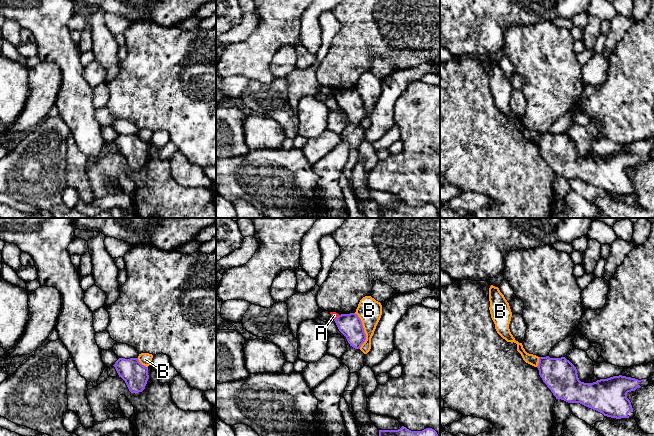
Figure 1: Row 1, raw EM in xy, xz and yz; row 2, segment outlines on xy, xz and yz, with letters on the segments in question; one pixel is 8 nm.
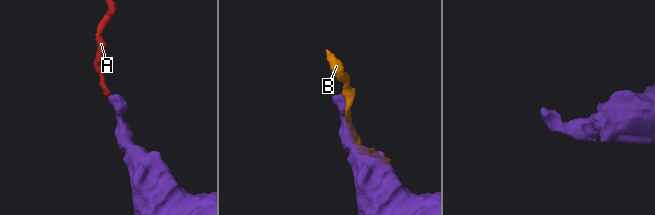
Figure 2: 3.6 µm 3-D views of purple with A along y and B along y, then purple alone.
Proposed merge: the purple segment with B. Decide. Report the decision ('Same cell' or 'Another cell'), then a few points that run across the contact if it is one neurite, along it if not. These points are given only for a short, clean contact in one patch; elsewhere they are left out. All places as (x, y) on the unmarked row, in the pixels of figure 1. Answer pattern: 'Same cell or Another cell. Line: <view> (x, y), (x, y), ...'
Another cell

